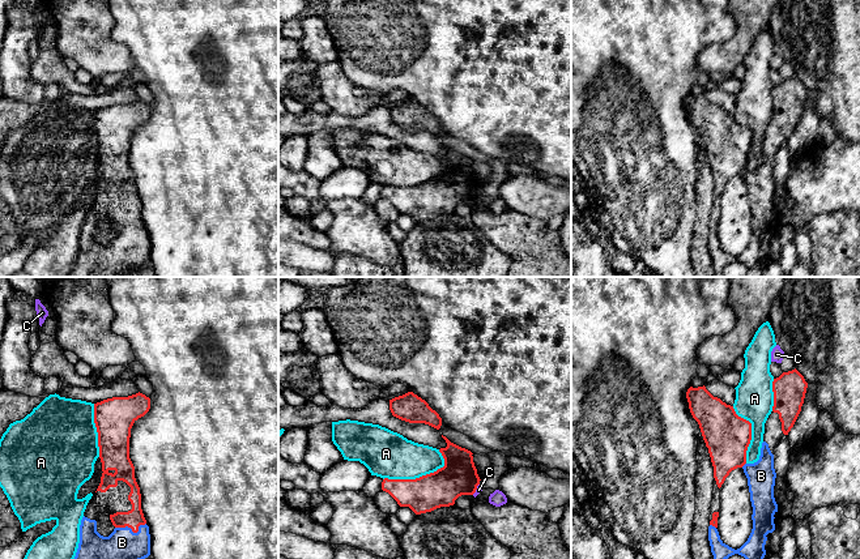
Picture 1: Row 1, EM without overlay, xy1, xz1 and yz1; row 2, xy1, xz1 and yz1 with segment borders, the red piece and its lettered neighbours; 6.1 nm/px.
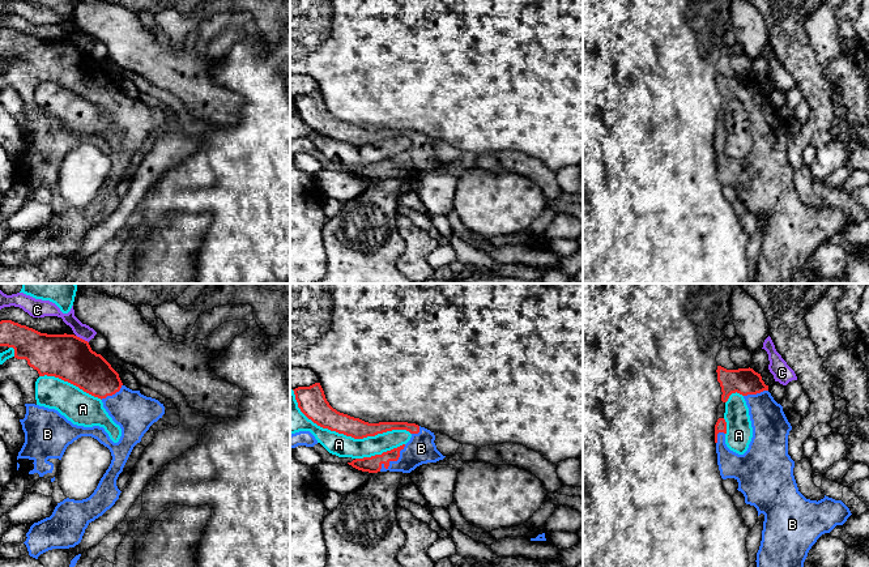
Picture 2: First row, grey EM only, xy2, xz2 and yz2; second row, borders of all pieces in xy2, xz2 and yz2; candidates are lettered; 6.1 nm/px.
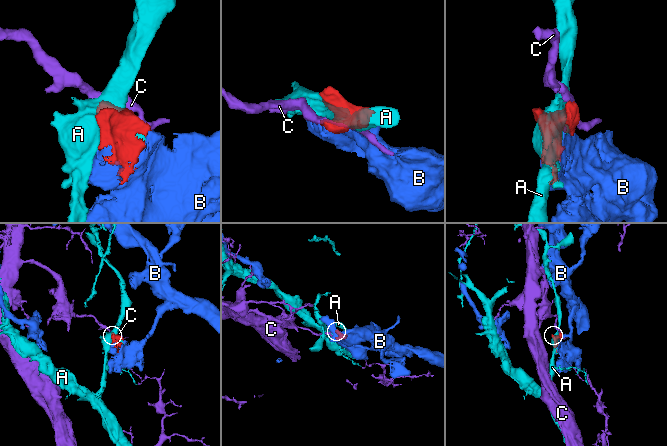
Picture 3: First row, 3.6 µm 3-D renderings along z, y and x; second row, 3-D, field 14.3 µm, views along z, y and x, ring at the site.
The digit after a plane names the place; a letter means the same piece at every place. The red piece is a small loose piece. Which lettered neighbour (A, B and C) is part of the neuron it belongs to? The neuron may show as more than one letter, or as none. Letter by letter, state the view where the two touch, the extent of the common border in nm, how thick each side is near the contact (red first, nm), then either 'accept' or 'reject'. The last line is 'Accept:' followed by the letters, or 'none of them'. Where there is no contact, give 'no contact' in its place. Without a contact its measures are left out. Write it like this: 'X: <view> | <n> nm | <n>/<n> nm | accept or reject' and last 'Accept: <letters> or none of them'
A: xz2 | 800 nm | 160/140 nm | reject
B: xz2 | 240 nm | 100/180 nm | accept
C: xy2 | 90 nm | 280/90 nm | reject
Accept: B

